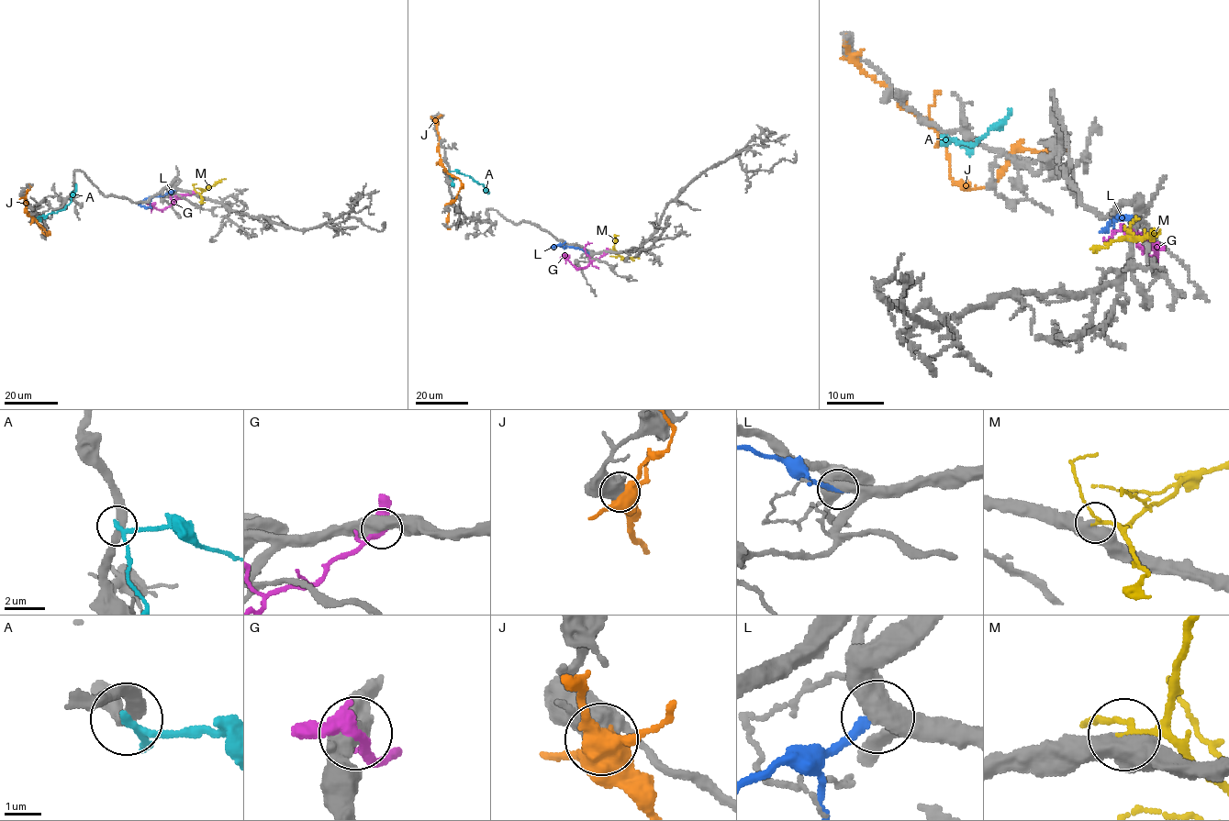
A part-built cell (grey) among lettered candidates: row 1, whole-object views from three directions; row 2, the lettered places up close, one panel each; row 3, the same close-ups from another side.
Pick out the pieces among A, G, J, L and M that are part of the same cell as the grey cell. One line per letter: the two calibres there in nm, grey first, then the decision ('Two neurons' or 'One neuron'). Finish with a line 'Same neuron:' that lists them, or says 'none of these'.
A: Thickness 320 nm (grey) against 160 nm. Two neurons
G: Thickness 600 nm (grey) against 360 nm. Two neurons
J: Thickness 480 nm (grey) against 500 nm. Two neurons
L: Thickness 500 nm (grey) against 260 nm. Two neurons
M: Thickness 360 nm (grey) against 160 nm. One neuron
Same neuron: M

